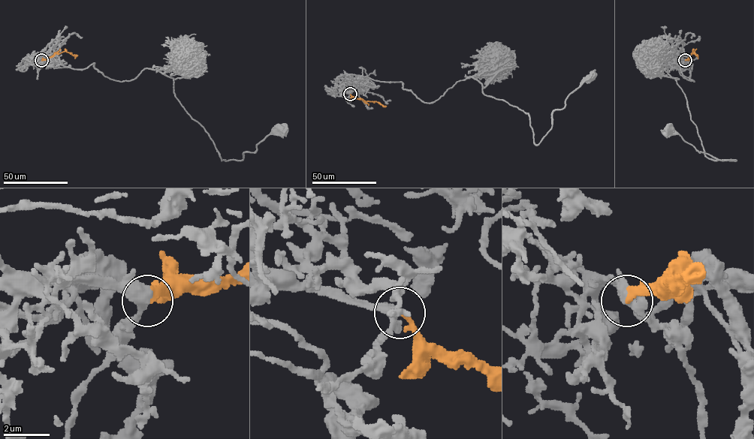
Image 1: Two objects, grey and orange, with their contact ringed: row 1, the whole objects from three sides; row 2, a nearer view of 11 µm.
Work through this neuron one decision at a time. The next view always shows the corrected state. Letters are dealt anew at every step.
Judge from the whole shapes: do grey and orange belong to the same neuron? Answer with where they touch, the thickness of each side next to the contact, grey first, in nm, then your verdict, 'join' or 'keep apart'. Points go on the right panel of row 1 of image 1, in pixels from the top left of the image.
at (685, 60); 480 nm thick on the grey side, 280 nm on the other; join

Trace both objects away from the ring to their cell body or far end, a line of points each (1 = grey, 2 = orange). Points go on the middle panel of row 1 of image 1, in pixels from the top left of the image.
1: (350, 94), (341, 88), (369, 77), (432, 103), (472, 77), (527, 113), (537, 145), (589, 77)
2: (350, 94), (365, 101), (376, 101), (384, 106)

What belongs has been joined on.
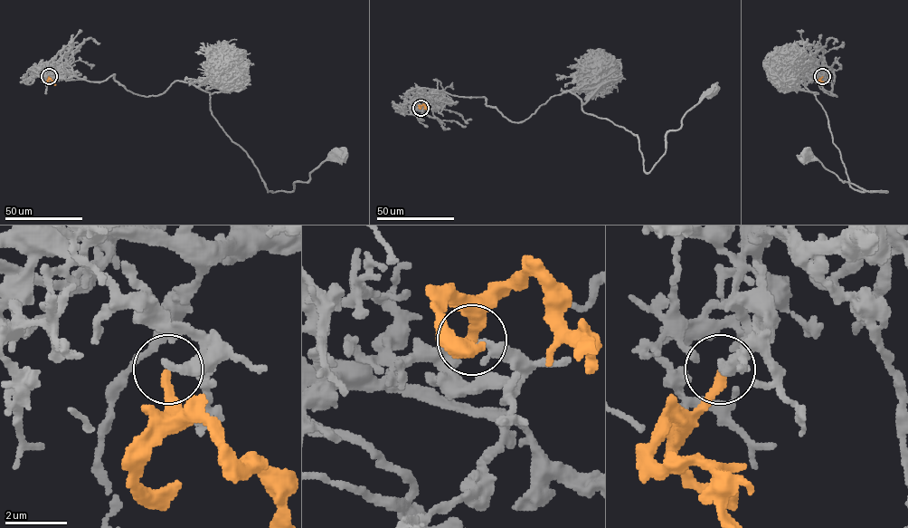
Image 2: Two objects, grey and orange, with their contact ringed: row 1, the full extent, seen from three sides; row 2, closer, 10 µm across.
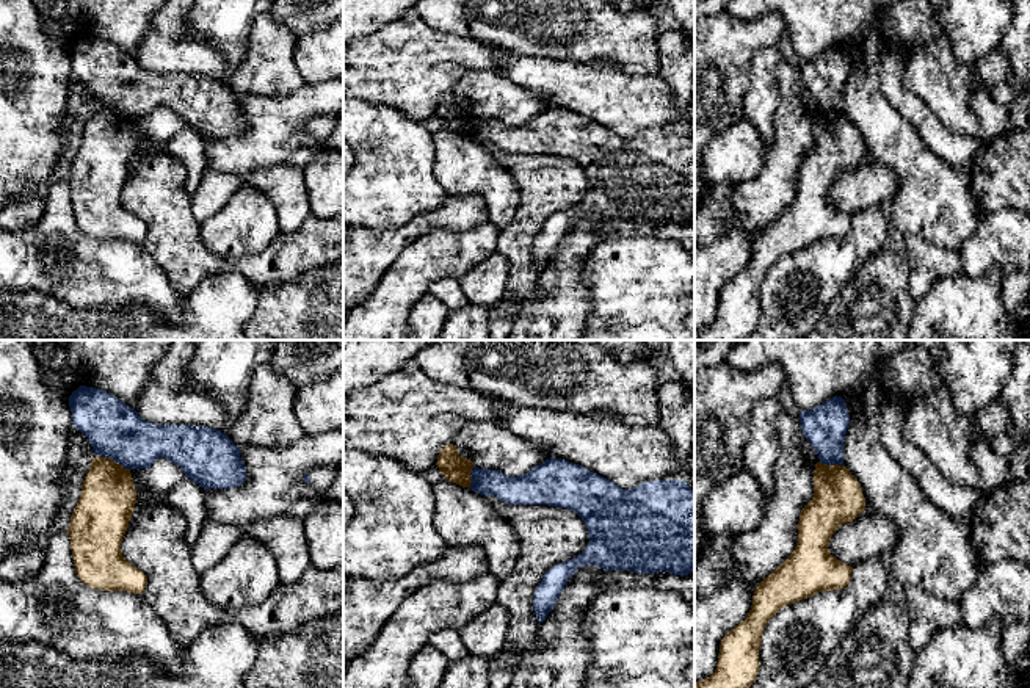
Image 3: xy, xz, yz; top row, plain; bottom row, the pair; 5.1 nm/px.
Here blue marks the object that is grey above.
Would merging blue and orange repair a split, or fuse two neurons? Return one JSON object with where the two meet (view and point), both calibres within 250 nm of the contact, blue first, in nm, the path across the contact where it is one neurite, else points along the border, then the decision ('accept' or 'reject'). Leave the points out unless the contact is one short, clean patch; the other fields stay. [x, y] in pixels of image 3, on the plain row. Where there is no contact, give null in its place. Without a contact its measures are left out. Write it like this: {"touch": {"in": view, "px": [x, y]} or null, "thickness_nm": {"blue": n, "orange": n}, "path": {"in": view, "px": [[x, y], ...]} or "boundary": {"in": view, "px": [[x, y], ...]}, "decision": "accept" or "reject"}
{"touch": {"in": "xy", "px": [113, 108]}, "thickness_nm": {"blue": 280, "orange": 280}, "boundary": {"in": "xy", "px": [[97, 104], [108, 105], [129, 118]]}, "decision": "reject"}

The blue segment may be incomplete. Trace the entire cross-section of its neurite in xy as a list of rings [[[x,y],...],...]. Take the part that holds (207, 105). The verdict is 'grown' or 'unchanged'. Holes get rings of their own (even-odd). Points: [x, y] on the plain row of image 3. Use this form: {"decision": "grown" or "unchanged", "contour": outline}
{"decision": "unchanged", "contour": [[[80,34],[69,45],[72,74],[82,80],[97,105],[110,107],[124,118],[147,118],[158,107],[177,113],[187,127],[204,138],[230,138],[246,130],[246,118],[238,96],[221,80],[209,75],[155,74],[143,69],[135,56],[127,55],[102,38]]]}

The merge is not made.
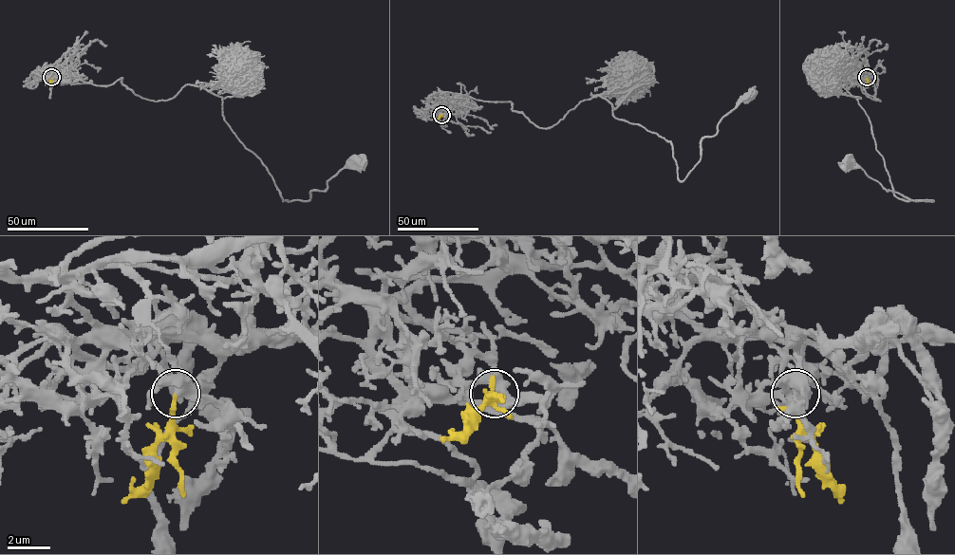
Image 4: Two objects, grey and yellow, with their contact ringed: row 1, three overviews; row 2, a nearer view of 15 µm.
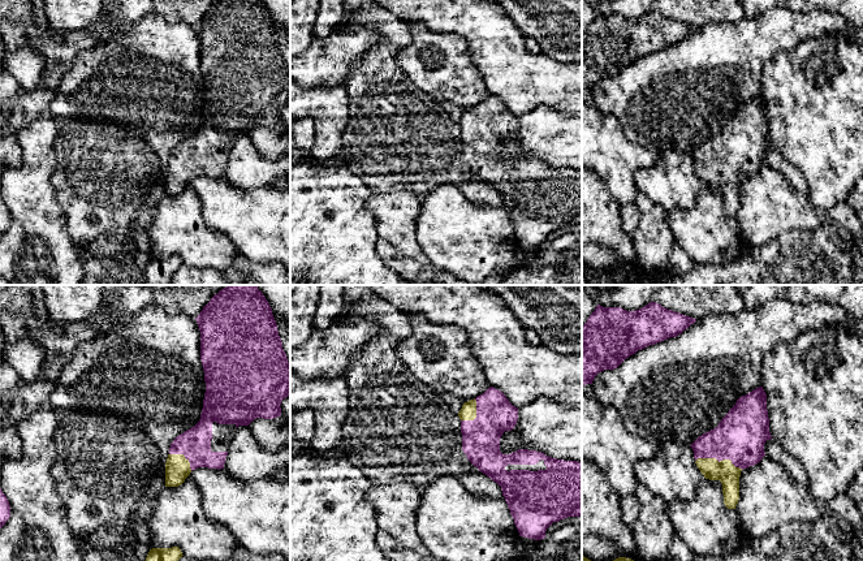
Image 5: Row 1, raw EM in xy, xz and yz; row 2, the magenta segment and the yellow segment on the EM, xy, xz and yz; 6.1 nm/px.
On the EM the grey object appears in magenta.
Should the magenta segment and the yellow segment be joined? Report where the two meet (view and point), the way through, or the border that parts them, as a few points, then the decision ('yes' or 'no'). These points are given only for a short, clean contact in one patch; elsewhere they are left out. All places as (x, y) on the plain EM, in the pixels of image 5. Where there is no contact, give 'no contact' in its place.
yz (719, 169) | across yz (741, 143), (719, 169), (725, 176), (725, 180) | yes

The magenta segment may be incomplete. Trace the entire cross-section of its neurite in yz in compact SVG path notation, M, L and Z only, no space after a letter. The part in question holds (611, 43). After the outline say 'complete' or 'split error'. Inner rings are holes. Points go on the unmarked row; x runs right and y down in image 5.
M656 10L635 20L597 13L582 35L582 95L638 59L677 46L695 30Z; complete

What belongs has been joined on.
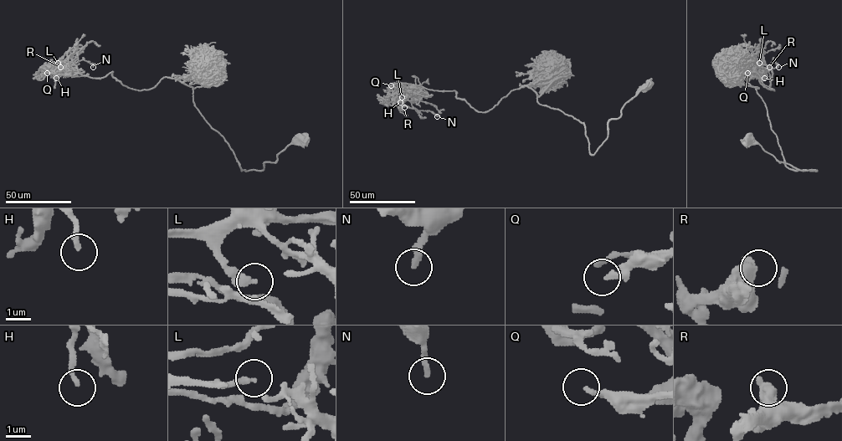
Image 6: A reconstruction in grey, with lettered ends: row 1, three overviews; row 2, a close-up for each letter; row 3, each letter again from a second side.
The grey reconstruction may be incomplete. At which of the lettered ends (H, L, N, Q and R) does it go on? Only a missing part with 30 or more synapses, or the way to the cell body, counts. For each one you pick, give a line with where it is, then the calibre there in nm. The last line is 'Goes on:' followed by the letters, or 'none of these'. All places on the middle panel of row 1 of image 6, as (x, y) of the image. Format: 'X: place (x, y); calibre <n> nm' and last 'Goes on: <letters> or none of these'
L: place (402, 97); calibre 260 nm
Q: place (391, 85); calibre 200 nm
Goes on: L, Q

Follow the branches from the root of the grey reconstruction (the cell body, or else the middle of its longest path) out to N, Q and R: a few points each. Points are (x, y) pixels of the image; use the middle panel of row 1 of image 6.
N: (645, 86), (592, 154), (583, 124), (526, 86), (484, 112), (455, 91), (393, 96), (437, 116)
Q: (645, 86), (592, 154), (583, 124), (526, 86), (480, 112), (455, 91), (391, 85)
R: (645, 86), (592, 154), (583, 124), (526, 86), (484, 112), (455, 91), (422, 86), (393, 96), (404, 107)

